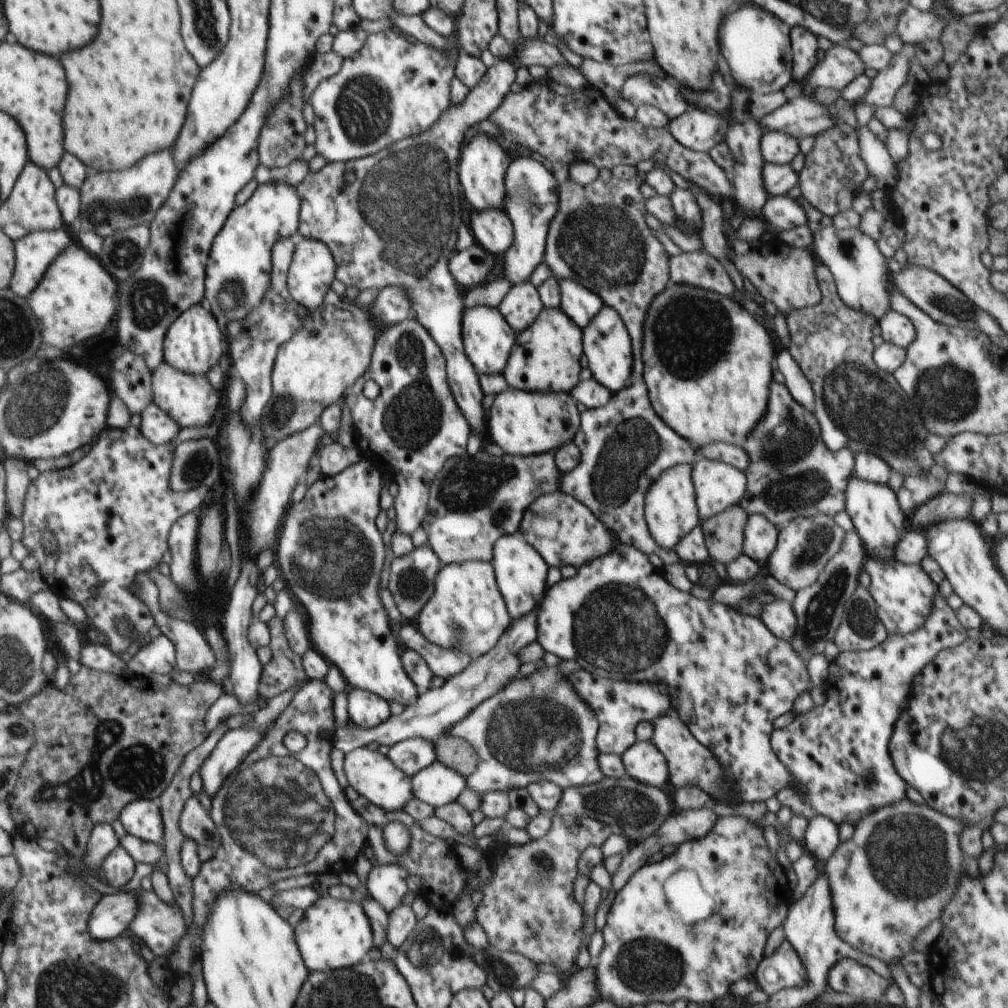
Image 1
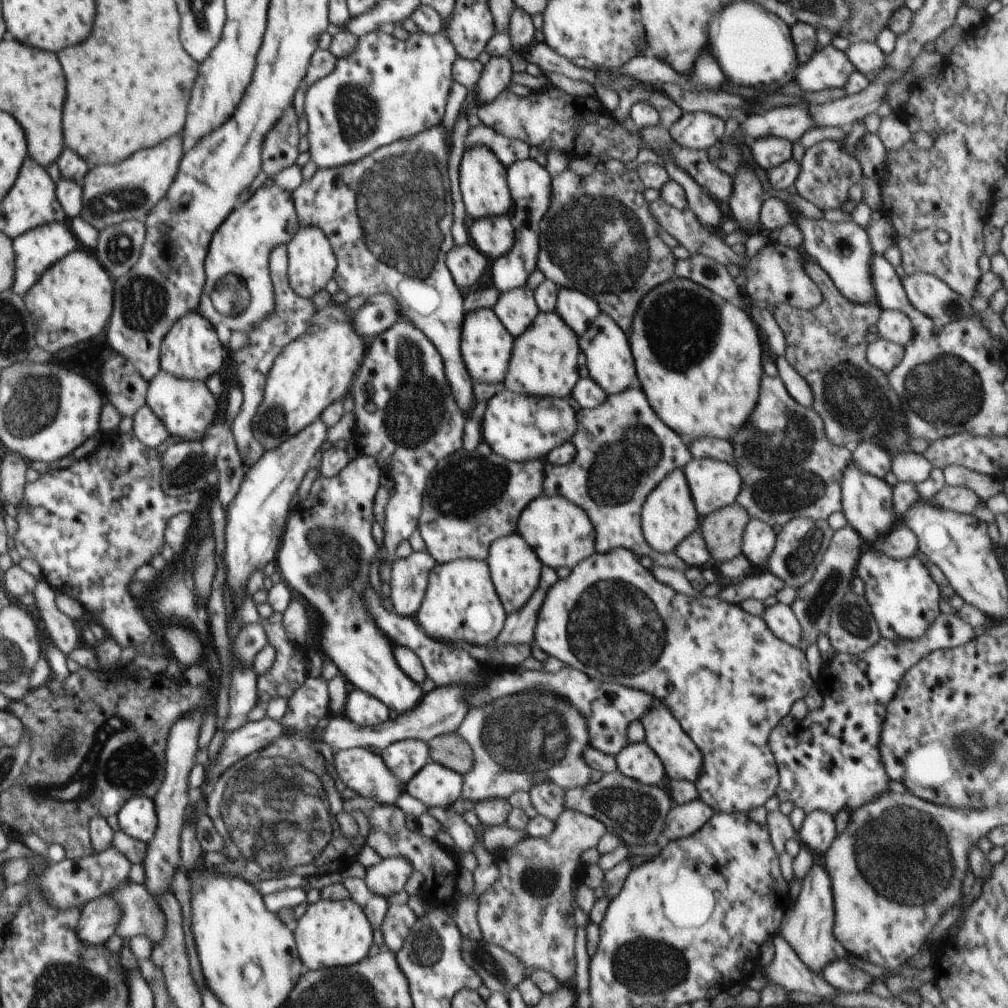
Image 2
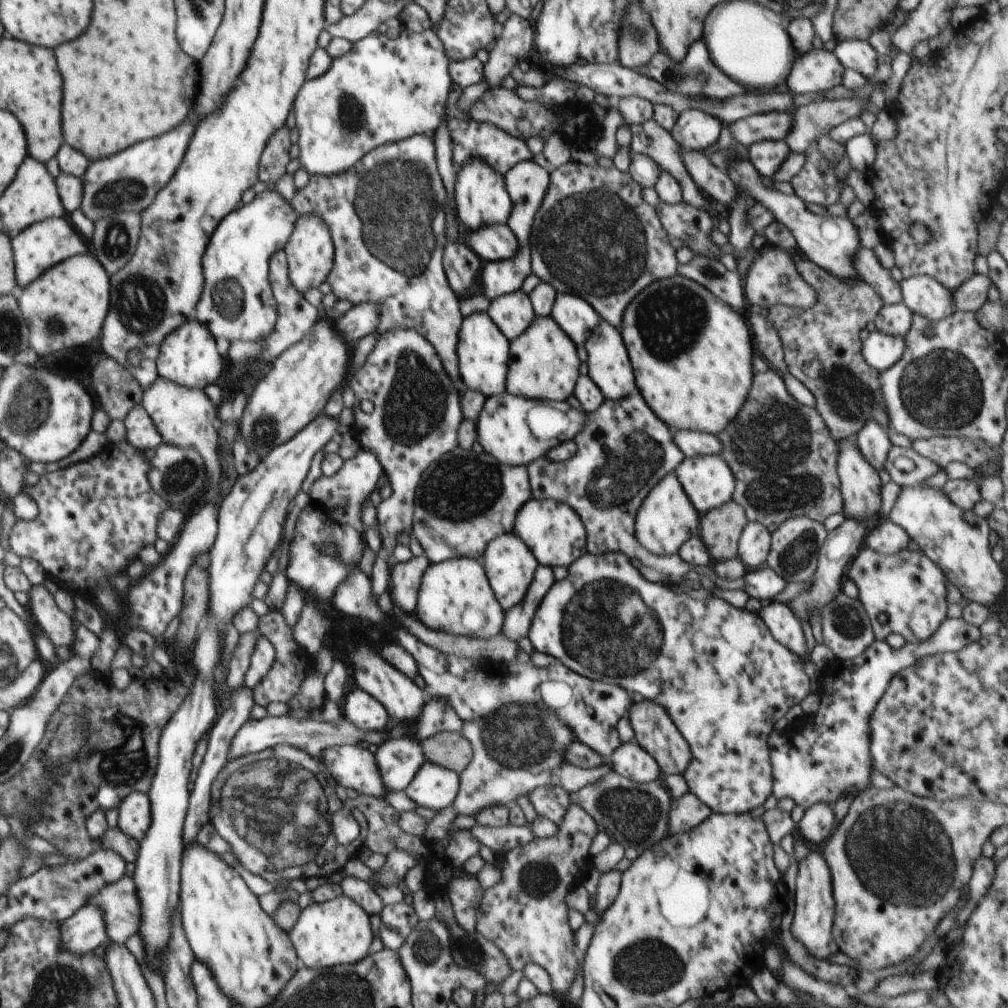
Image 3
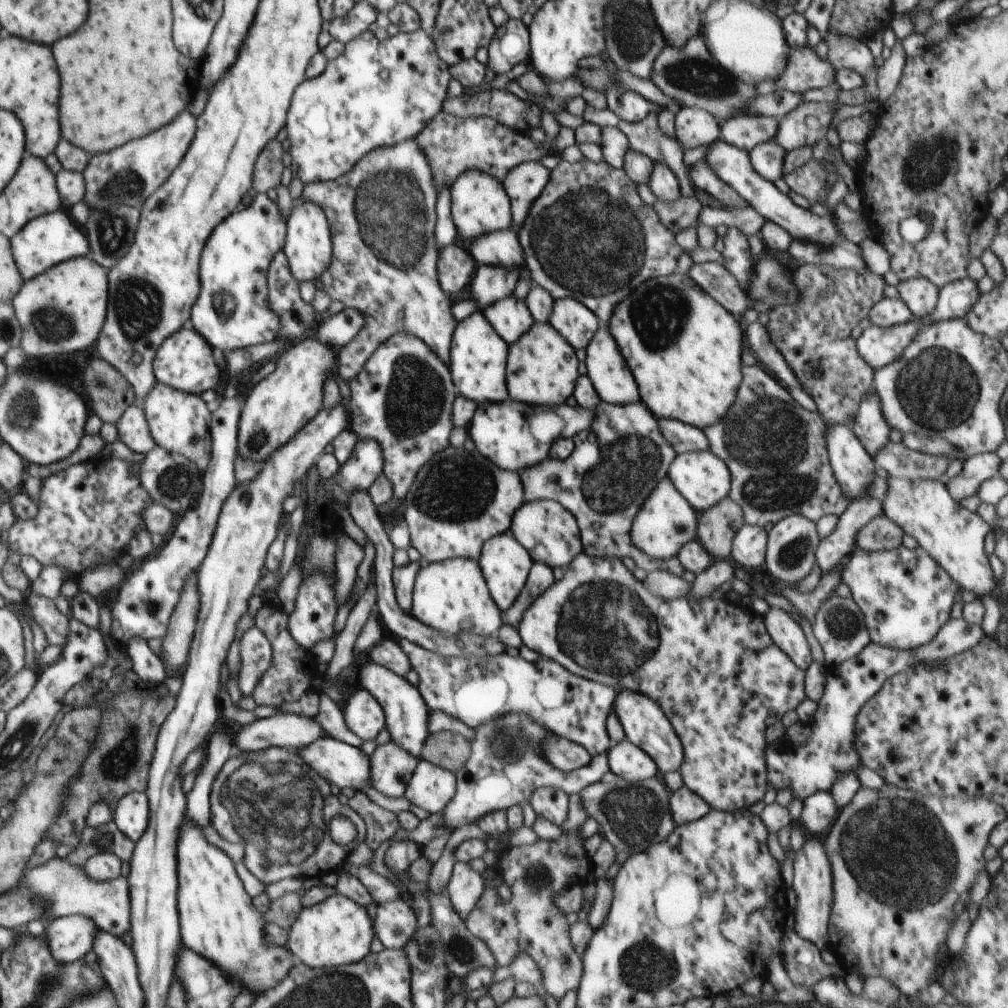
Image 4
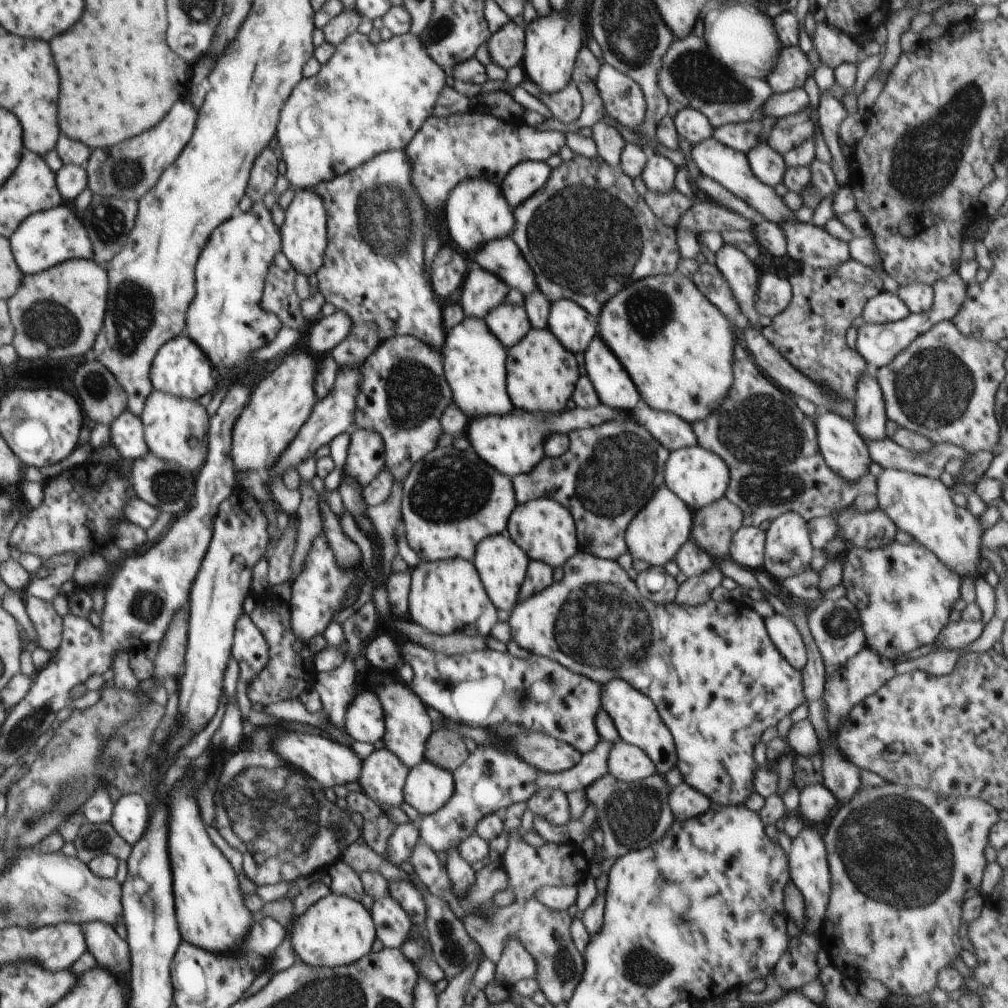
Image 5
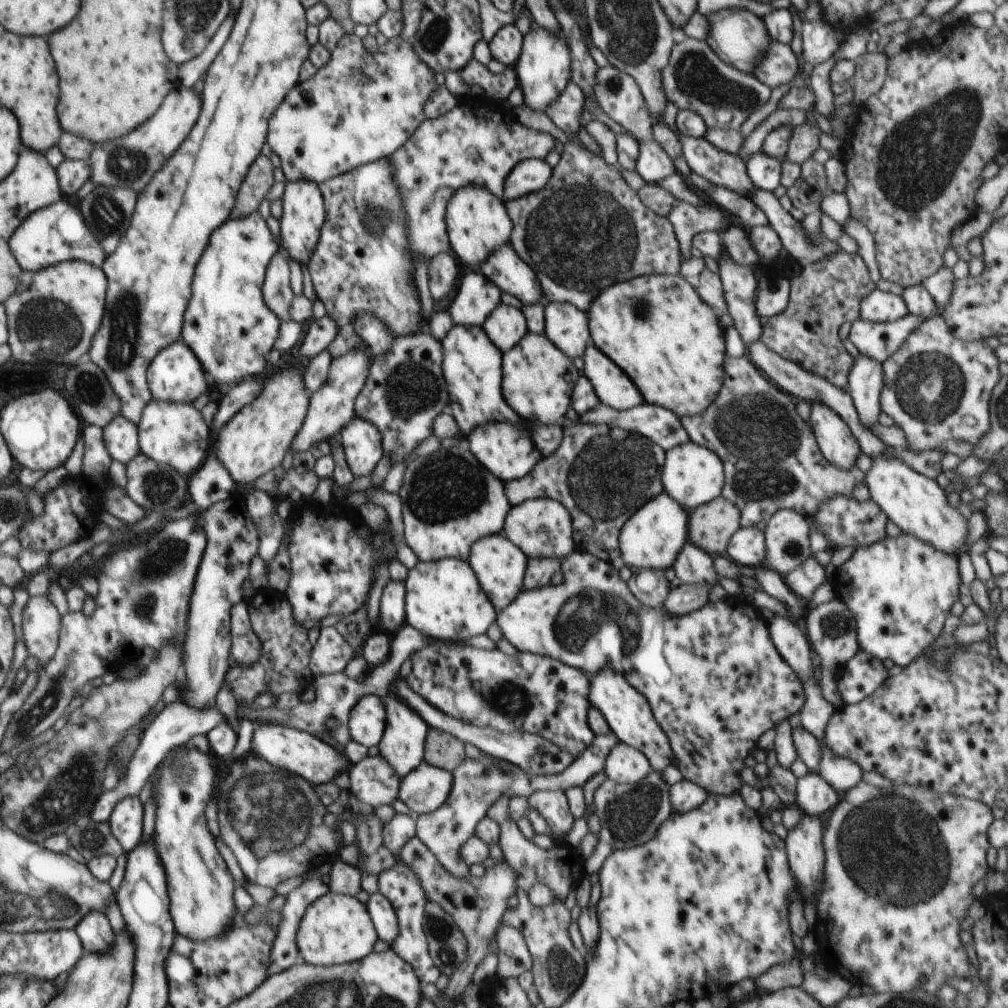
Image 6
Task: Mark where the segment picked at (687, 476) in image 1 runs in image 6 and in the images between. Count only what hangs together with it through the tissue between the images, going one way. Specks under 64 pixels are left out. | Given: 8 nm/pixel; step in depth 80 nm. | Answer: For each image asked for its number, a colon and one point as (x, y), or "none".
2: (668, 515)
3: (666, 519)
4: (666, 521)
5: (655, 535)
6: (653, 536)

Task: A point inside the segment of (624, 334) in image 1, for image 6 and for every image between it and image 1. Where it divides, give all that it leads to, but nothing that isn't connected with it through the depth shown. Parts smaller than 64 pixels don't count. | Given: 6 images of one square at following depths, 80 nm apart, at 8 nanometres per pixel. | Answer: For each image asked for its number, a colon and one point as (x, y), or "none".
2: (610, 361)
3: (609, 365)
4: (612, 378)
5: (611, 381)
6: (613, 386)

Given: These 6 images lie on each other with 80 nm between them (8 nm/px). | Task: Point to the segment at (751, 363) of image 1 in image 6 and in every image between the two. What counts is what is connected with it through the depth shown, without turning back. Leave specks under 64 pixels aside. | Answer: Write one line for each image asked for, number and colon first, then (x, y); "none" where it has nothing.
2: (699, 358)
3: (691, 353)
4: (684, 349)
5: (675, 344)
6: (657, 329)

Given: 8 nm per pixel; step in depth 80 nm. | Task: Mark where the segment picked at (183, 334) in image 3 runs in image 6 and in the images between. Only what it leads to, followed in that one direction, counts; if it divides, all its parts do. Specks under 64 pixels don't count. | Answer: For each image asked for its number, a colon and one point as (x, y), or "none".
4: (184, 361)
5: (180, 368)
6: (175, 374)

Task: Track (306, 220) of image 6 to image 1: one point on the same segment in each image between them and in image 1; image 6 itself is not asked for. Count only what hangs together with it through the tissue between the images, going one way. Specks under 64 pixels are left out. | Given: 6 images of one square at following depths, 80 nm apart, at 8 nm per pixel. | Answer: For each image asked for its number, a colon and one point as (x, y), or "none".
1: (312, 270)
2: (311, 263)
3: (310, 252)
4: (308, 246)
5: (304, 237)

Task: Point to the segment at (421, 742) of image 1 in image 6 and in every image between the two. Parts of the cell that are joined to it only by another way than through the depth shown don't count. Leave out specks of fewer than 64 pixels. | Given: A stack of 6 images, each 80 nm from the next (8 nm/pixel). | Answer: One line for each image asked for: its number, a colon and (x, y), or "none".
2: (404, 758)
3: (398, 760)
4: (392, 766)
5: (383, 775)
6: (373, 780)

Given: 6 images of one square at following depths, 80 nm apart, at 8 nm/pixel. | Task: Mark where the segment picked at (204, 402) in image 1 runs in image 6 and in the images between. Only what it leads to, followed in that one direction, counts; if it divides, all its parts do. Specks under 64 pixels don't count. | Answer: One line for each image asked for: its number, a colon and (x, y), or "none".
2: (187, 407)
3: (186, 417)
4: (179, 421)
5: (176, 429)
6: (171, 433)

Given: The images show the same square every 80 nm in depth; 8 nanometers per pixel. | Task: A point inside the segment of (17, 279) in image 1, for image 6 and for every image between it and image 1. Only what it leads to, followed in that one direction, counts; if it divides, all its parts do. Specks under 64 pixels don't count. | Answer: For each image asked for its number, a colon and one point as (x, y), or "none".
2: (36, 250)
3: (39, 247)
4: (44, 242)
5: (46, 238)
6: (57, 233)

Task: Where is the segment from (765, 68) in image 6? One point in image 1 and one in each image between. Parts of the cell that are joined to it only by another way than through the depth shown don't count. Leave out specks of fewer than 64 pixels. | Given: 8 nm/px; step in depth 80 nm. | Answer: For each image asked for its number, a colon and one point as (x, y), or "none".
1: (838, 66)
2: (828, 68)
3: (819, 70)
4: (805, 70)
5: (793, 69)

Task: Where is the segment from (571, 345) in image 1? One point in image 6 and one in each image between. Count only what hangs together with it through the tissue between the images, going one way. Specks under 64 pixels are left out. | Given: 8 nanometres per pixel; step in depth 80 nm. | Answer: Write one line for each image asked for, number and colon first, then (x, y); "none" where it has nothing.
2: (543, 363)
3: (543, 365)
4: (542, 368)
5: (541, 373)
6: (538, 379)

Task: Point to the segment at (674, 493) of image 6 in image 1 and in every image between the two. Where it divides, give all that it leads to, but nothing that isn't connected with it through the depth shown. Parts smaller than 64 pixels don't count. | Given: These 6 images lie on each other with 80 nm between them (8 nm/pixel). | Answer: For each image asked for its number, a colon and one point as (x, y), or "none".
1: (718, 486)
2: (714, 484)
3: (709, 482)
4: (704, 479)
5: (699, 477)

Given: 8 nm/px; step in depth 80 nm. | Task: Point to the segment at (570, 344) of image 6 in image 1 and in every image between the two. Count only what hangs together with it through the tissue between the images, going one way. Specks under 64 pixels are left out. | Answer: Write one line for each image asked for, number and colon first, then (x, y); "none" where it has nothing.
1: (581, 304)
2: (578, 310)
3: (576, 317)
4: (573, 320)
5: (573, 325)

